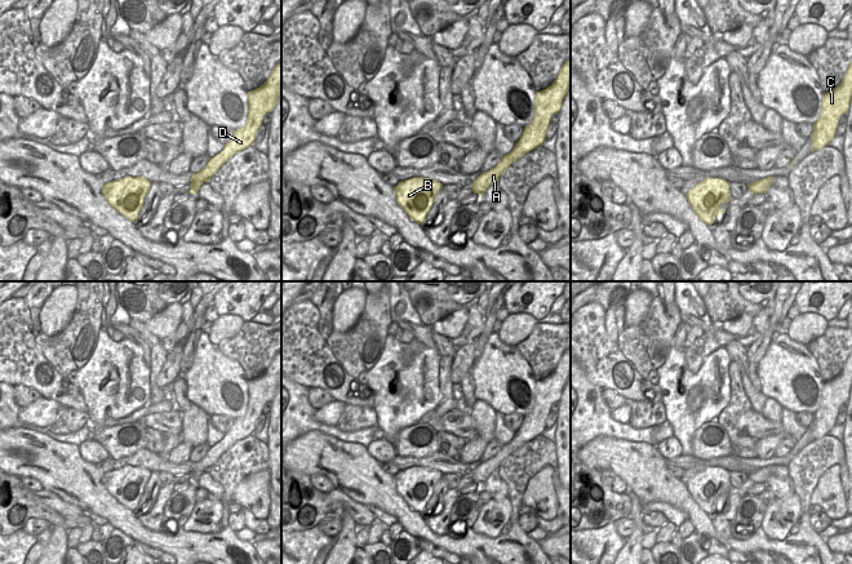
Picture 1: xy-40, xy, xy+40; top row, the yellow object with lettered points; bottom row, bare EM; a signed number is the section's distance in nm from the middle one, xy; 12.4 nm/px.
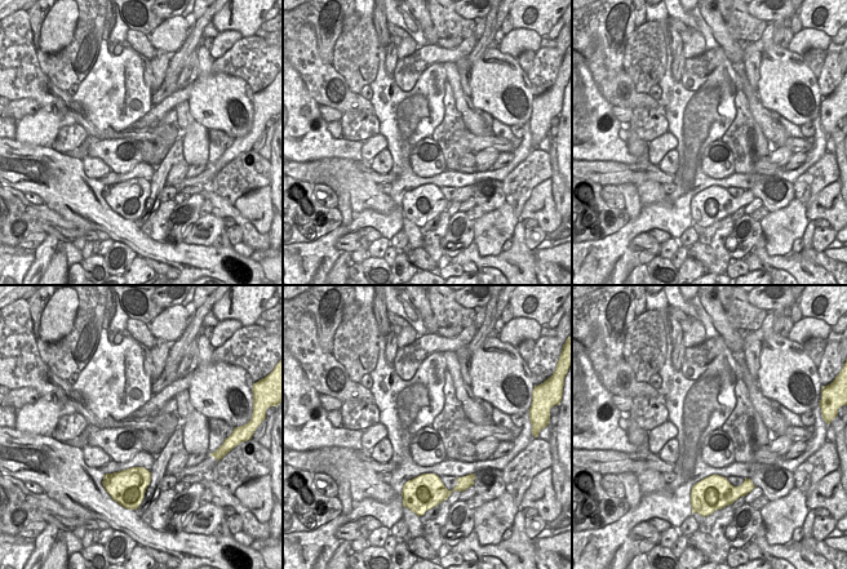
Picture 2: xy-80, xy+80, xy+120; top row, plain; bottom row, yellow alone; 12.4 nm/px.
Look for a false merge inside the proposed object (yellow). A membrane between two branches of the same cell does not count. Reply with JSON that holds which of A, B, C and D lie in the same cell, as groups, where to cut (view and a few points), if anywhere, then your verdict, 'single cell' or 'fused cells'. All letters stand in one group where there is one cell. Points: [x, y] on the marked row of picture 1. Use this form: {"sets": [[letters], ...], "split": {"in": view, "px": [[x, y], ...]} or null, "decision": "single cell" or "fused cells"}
{"sets": [["A", "B", "C", "D"]], "split": null, "decision": "single cell"}

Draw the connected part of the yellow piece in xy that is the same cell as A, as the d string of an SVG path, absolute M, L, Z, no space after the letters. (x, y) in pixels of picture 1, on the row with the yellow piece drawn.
M571 58L567 59L554 83L543 90L536 92L534 117L531 124L524 126L520 139L515 143L510 154L491 170L480 173L471 188L479 199L487 188L498 181L500 176L518 159L531 152L546 139L546 130L550 125L551 116L560 111L563 98L571 86Z

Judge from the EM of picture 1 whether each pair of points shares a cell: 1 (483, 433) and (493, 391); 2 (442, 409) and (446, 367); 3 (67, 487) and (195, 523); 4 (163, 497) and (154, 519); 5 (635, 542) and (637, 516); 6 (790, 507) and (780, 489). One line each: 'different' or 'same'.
1: different
2: same
3: different
4: same
5: same
6: different

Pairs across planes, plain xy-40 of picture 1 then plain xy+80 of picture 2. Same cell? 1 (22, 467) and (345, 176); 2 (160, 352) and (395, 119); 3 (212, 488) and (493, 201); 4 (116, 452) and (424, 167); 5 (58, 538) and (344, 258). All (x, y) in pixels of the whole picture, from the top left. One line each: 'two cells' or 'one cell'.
1: one cell
2: two cells
3: one cell
4: one cell
5: one cell

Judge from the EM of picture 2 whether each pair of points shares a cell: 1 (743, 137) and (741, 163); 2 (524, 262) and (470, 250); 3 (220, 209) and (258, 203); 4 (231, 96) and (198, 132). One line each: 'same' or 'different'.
1: same
2: same
3: different
4: different

